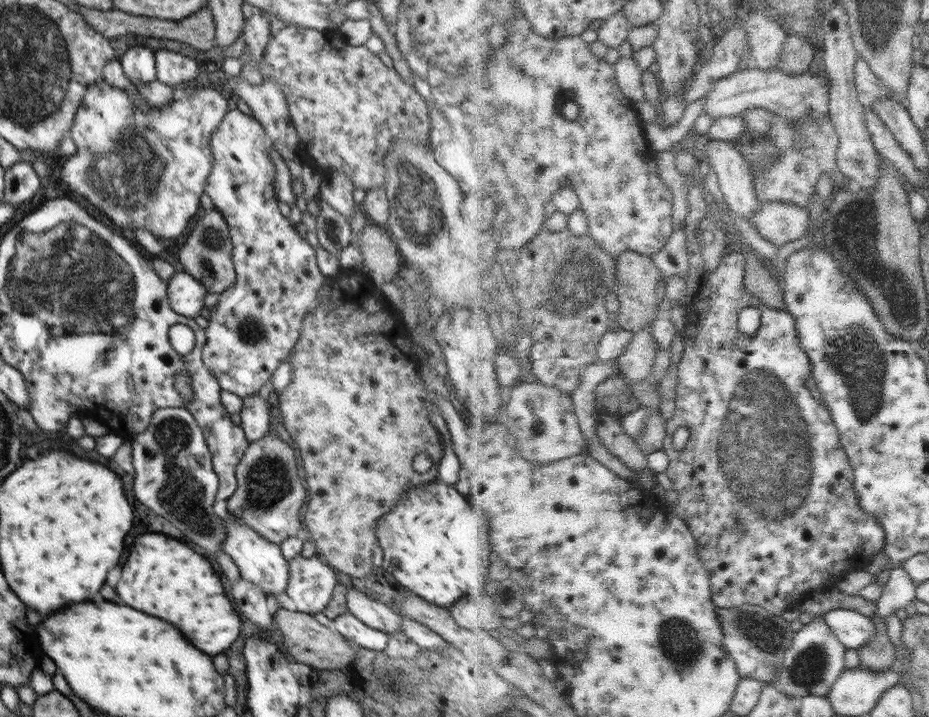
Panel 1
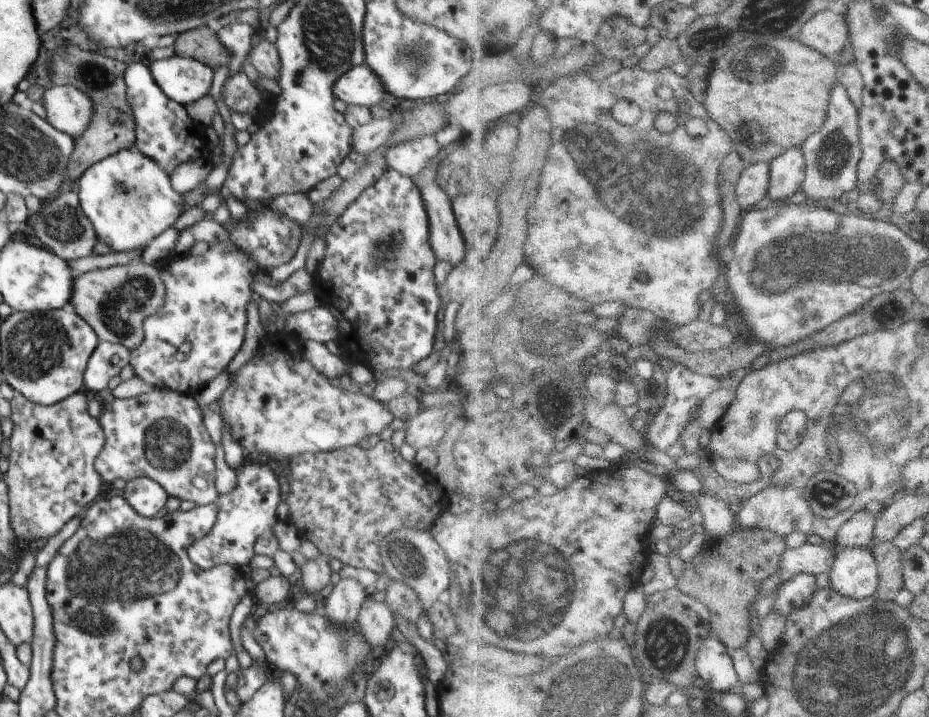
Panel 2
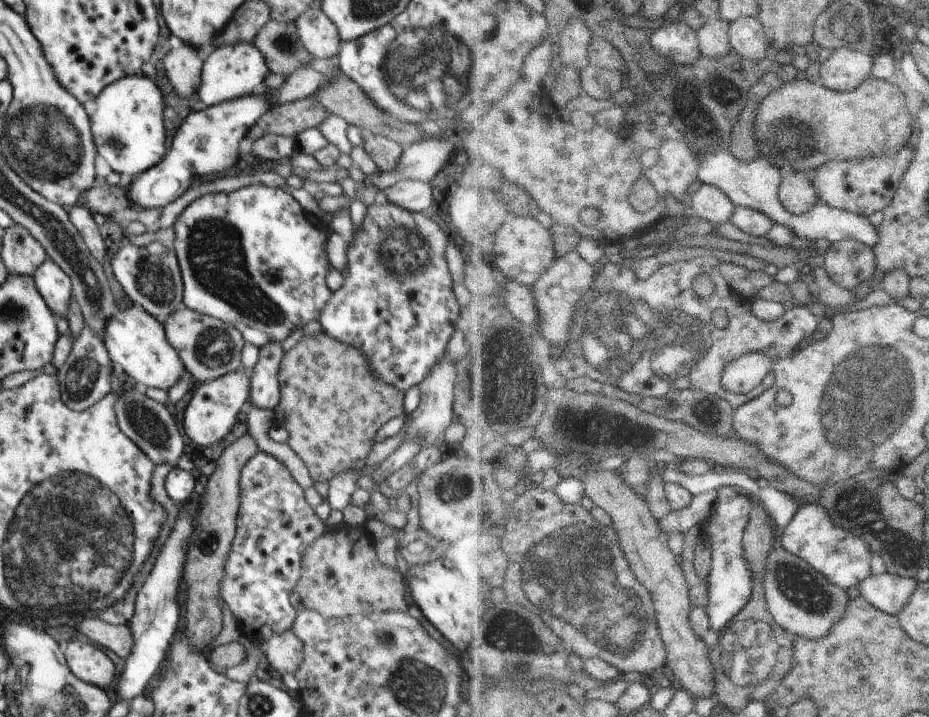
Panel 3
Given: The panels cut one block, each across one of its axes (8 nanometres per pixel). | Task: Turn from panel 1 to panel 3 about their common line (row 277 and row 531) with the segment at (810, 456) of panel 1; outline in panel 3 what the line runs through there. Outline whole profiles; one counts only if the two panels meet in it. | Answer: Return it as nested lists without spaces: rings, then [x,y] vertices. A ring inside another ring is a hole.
[[[723,487],[722,495],[706,521],[706,532],[712,539],[714,556],[709,583],[711,601],[709,615],[711,629],[720,634],[732,627],[737,614],[750,602],[754,594],[754,568],[746,558],[745,535],[752,520],[755,498],[737,494],[733,487]]]

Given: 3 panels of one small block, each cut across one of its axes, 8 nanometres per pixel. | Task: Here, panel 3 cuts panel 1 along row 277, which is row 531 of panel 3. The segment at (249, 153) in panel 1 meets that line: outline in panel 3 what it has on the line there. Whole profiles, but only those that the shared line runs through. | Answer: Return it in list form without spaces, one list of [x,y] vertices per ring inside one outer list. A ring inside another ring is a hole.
[[[260,450],[246,462],[242,472],[240,472],[240,508],[238,512],[238,520],[236,520],[236,534],[234,540],[232,541],[232,546],[226,558],[226,564],[224,568],[224,576],[220,584],[220,596],[223,602],[230,609],[230,612],[236,618],[236,622],[239,622],[238,628],[242,636],[248,638],[259,638],[262,640],[267,640],[275,634],[282,634],[282,632],[288,632],[291,630],[294,620],[296,620],[297,610],[292,606],[291,594],[294,590],[296,583],[300,580],[302,576],[301,560],[303,559],[306,548],[310,546],[317,538],[320,538],[322,534],[326,532],[326,524],[323,522],[318,515],[314,512],[313,507],[308,504],[305,498],[305,490],[300,488],[300,485],[292,478],[290,471],[287,466],[284,466],[282,462],[276,460],[274,456],[270,456],[265,452]]]

